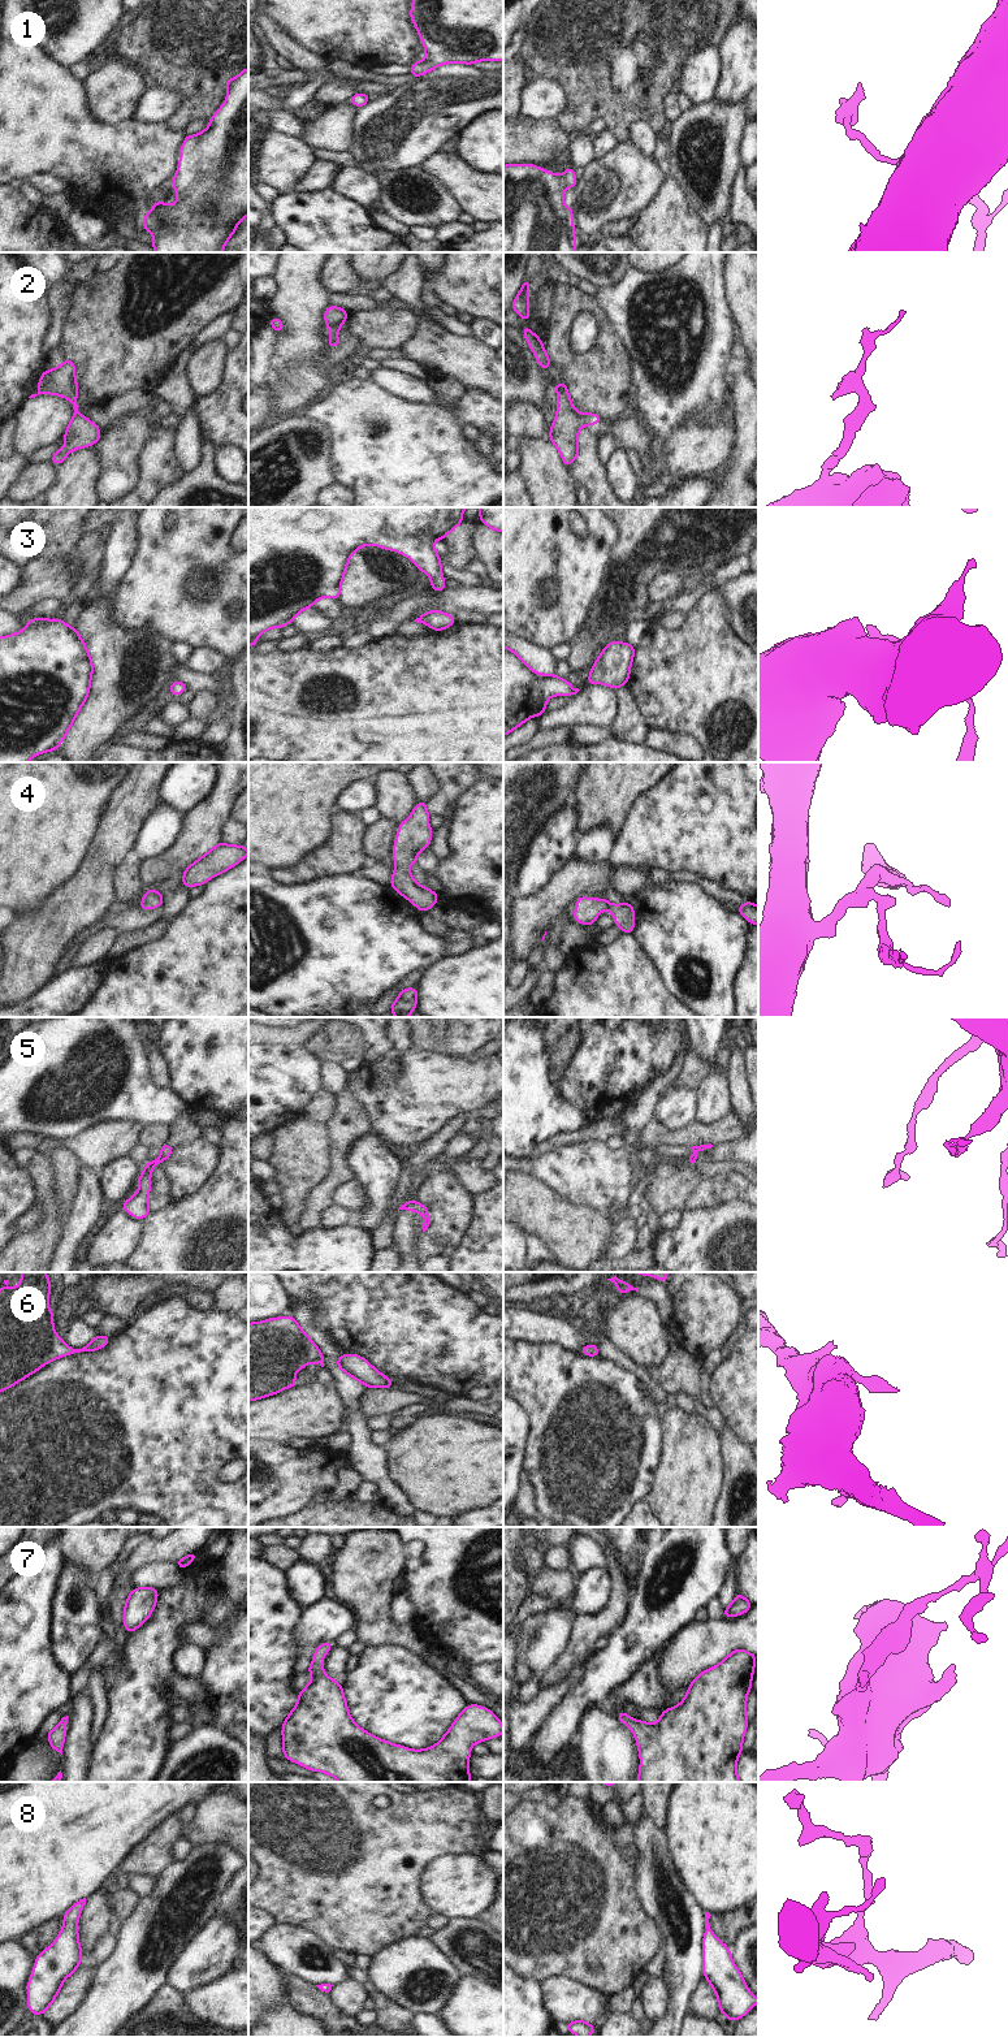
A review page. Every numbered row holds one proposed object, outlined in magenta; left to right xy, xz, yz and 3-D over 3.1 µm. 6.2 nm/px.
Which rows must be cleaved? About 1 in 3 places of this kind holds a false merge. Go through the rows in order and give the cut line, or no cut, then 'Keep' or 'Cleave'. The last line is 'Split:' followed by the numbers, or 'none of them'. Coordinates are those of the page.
1: No split. Keep
2: No split. Keep
3: No split. Keep
4: No split. Keep
5: No split. Keep
6: No split. Keep
7: No split. Keep
8: No split. Keep
Split: none of them.

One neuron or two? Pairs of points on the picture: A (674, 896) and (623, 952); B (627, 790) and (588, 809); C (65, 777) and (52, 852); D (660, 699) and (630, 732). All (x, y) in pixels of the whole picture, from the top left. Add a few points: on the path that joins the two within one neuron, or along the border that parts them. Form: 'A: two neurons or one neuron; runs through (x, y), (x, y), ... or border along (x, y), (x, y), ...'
A: two neurons; border along (632, 933), (637, 945), (653, 964)
B: one neuron; runs through (618, 790), (613, 790), (597, 805)
C: one neuron; runs through (52, 795), (52, 834)
D: two neurons; border along (631, 687), (636, 705), (648, 725)

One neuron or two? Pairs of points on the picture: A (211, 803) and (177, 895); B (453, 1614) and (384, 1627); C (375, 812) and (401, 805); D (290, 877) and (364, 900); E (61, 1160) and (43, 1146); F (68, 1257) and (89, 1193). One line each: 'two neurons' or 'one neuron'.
A: two neurons
B: two neurons
C: two neurons
D: two neurons
E: two neurons
F: one neuron

